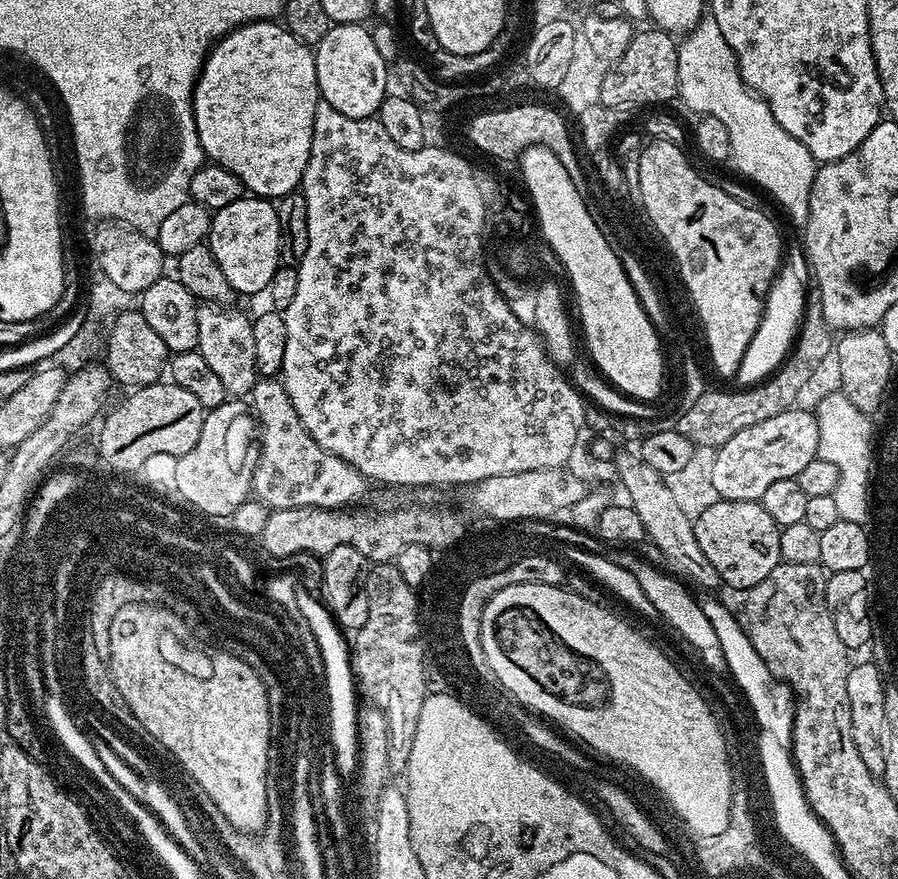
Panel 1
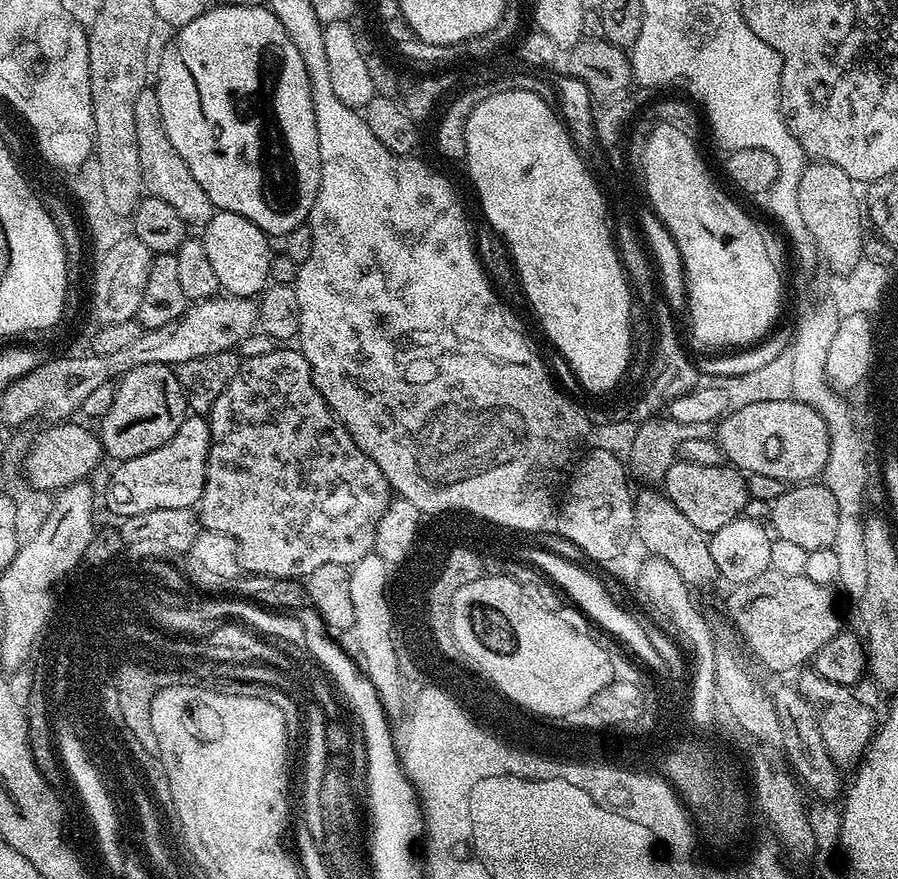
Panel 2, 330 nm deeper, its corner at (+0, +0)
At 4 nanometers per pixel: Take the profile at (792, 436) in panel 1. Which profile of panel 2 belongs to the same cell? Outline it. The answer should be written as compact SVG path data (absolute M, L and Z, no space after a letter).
M677 459L674 464L666 470L662 481L662 492L668 497L668 500L698 530L706 534L717 532L726 522L737 519L743 513L746 502L749 500L748 481L745 473L739 468L725 466L723 463L712 466L696 465L694 462Z

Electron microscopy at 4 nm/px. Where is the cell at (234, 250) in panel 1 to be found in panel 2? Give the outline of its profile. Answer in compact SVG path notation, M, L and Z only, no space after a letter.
M217 210L214 214L214 218L210 218L210 222L206 225L205 228L202 229L202 239L204 241L204 245L206 246L206 258L210 258L210 267L214 270L214 275L218 277L218 282L220 283L221 289L227 295L230 296L247 296L249 298L259 297L260 293L264 291L266 285L270 280L270 262L272 261L274 255L274 248L272 248L268 243L270 243L269 237L265 234L263 230L261 230L258 226L254 226L254 222L250 222L246 218L242 218L238 214L234 214L233 212L221 212Z

